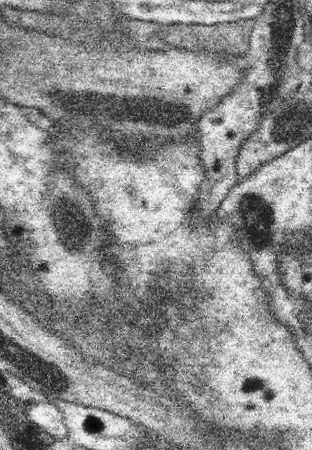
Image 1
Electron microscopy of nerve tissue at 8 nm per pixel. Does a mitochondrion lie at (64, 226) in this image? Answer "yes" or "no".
yes

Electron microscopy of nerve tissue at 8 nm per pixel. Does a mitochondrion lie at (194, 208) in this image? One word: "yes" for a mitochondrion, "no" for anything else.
no

